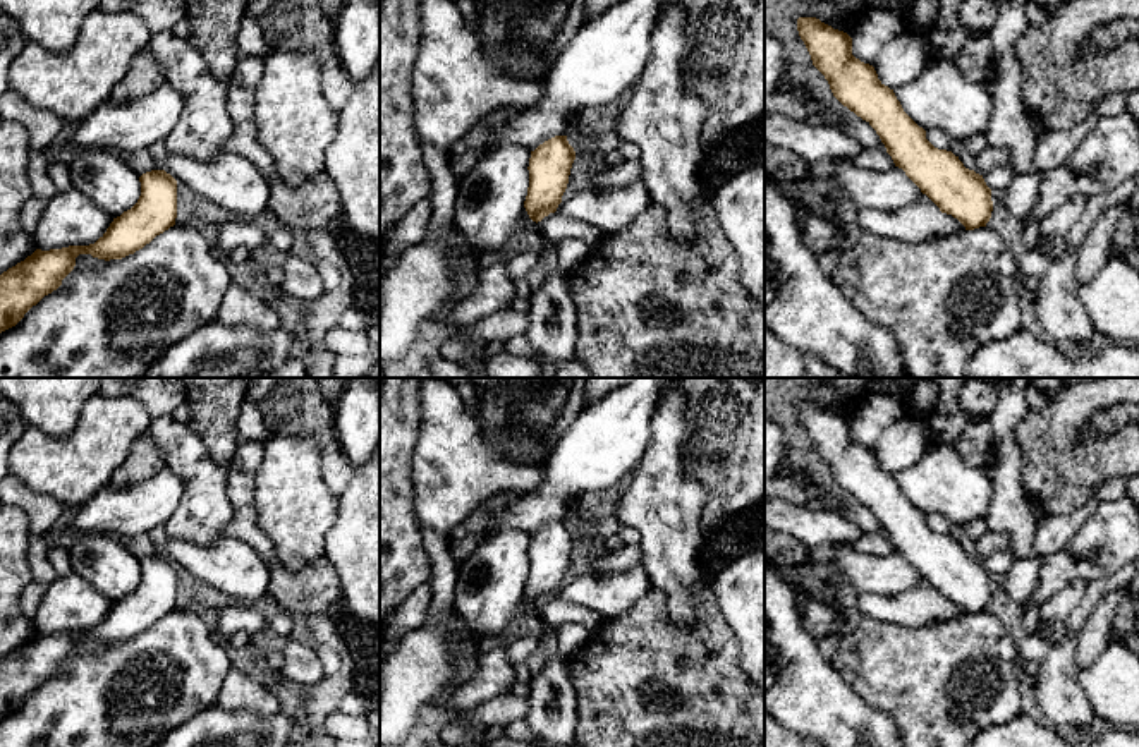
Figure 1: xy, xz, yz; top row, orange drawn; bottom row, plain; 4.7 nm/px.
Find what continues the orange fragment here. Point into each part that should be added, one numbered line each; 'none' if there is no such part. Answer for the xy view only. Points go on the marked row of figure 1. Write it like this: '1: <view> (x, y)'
none

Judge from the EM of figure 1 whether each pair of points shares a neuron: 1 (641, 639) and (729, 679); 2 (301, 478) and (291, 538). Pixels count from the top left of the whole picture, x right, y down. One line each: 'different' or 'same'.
1: same
2: same

